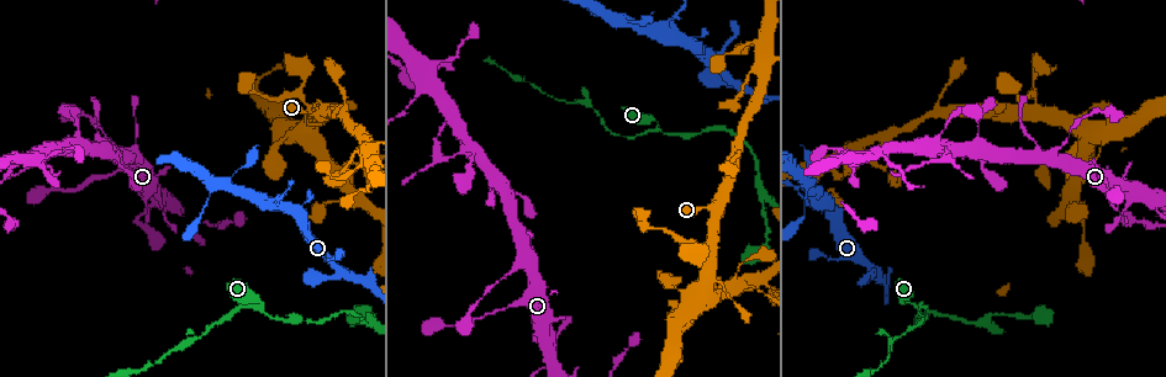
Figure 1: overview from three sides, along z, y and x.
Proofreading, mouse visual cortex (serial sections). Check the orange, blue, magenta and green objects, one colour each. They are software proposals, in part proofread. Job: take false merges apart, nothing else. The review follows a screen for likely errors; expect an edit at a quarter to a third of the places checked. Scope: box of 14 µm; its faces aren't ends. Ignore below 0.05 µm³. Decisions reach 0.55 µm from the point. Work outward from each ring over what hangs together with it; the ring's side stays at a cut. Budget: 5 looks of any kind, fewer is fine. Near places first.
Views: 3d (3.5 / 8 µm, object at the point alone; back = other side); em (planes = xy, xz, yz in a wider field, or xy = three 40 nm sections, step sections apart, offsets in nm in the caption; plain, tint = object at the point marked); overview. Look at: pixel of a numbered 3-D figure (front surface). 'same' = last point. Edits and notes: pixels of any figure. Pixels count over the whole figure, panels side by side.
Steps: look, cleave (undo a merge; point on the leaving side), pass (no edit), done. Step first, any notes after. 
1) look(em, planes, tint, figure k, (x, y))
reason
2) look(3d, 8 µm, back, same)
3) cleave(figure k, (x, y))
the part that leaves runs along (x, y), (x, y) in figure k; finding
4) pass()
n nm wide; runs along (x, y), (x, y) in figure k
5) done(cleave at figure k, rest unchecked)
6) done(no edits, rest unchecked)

look(3d, 3.5 µm, figure 1, (262, 307))
abrupt turn

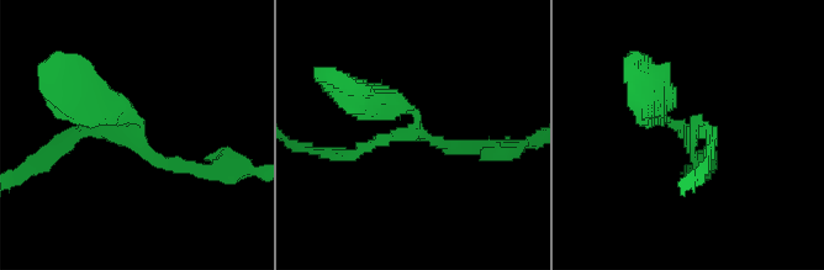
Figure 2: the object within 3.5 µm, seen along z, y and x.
look(em, planes, tint, figure 2, (682, 131))

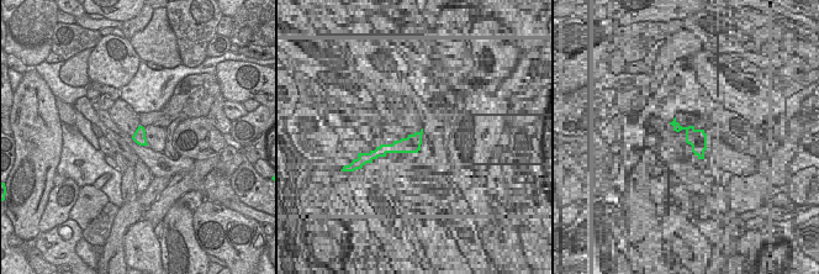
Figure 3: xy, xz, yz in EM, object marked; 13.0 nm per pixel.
pass()
all the same cell

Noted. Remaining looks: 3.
look(3d, 3.5 µm, figure 1, (978, 128))
narrows sharply

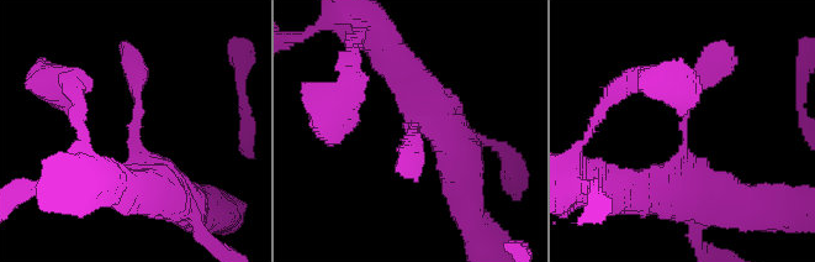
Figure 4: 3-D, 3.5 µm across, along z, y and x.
look(em, xy, step 5, tint, figure 4, (684, 131))
shape alone is not enough

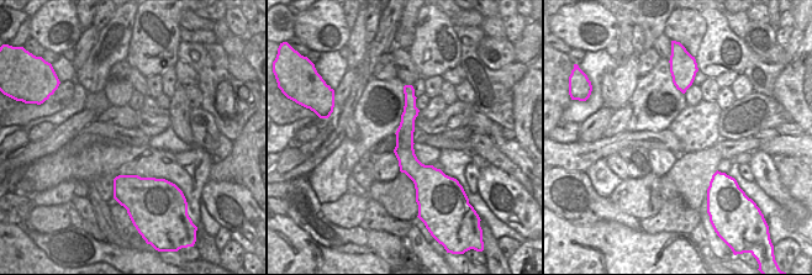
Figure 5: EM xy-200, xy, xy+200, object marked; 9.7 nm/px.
pass()
arms of 250, 450 nm; continuous, no second cell

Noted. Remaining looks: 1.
done(no edits, rest unchecked)

